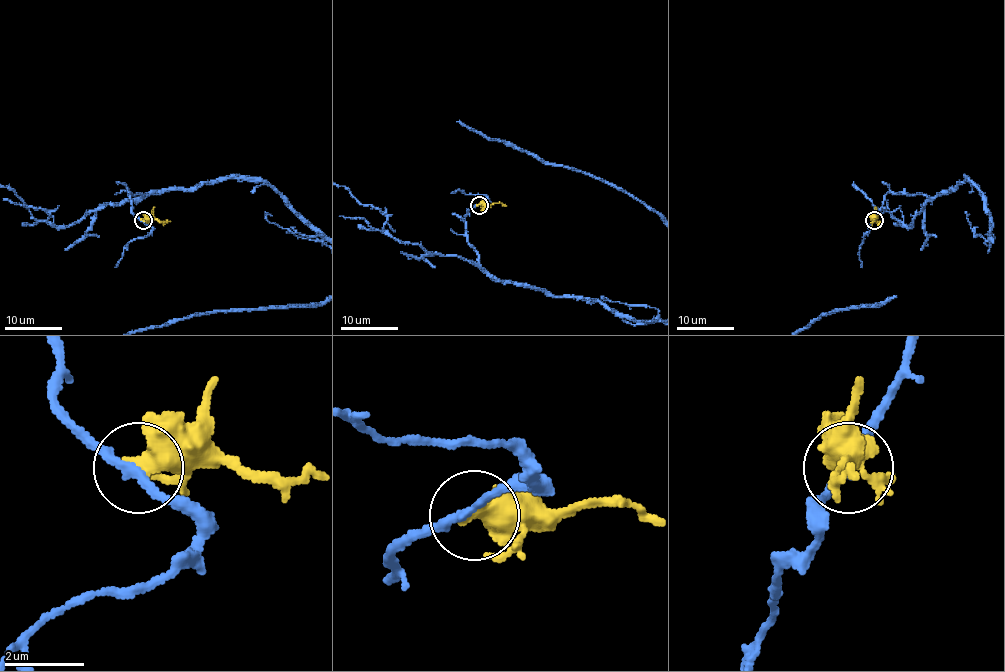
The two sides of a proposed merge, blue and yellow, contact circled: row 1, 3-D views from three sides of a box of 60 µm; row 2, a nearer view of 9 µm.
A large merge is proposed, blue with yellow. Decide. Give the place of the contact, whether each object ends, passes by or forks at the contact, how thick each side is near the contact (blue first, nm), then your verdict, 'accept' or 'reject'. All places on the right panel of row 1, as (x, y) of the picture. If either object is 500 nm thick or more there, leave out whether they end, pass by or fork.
place (874, 220); calibres 240 and 600 nm; reject

